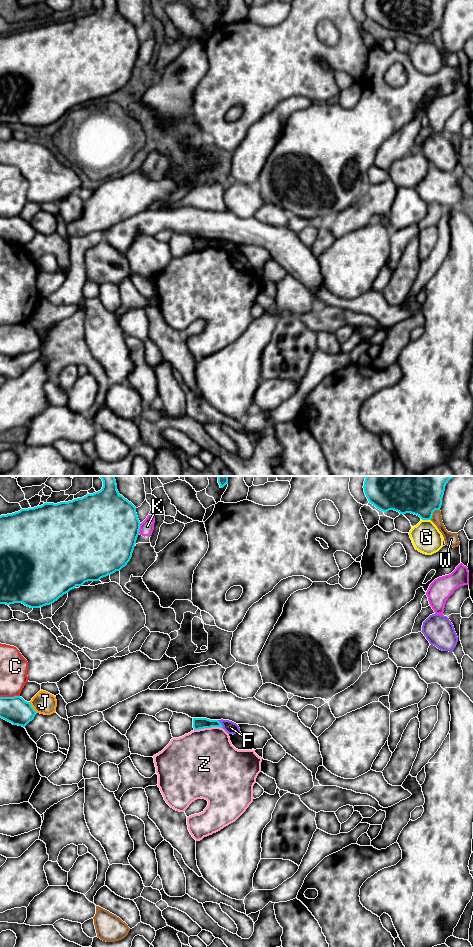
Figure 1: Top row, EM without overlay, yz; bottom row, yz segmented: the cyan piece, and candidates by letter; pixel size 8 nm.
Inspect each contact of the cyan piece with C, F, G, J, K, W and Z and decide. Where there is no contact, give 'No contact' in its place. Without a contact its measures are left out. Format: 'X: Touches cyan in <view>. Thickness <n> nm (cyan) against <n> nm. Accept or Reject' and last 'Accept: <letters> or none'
C: Touches cyan in yz. Thickness 220 nm (cyan) against 220 nm. Reject
F: Touches cyan in yz. Thickness 100 nm (cyan) against 100 nm. Reject
G: Touches cyan in yz. Thickness 400 nm (cyan) against 240 nm. Reject
J: Touches cyan in yz. Thickness 220 nm (cyan) against 180 nm. Reject
K: Touches cyan in yz. Thickness 500 nm (cyan) against 110 nm. Reject
W: Touches cyan in yz. Thickness 440 nm (cyan) against 100 nm. Reject
Z: Touches cyan in yz. Thickness 100 nm (cyan) against 480 nm. Reject
Accept: none

